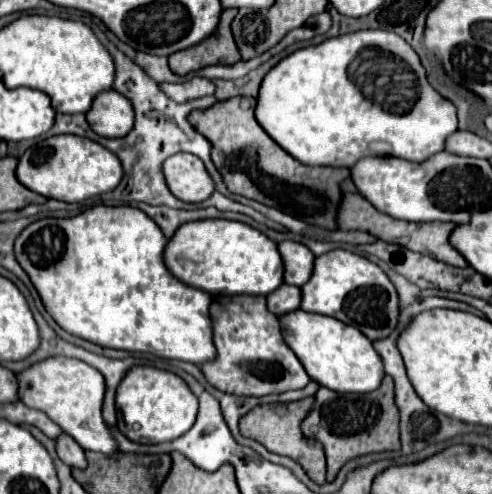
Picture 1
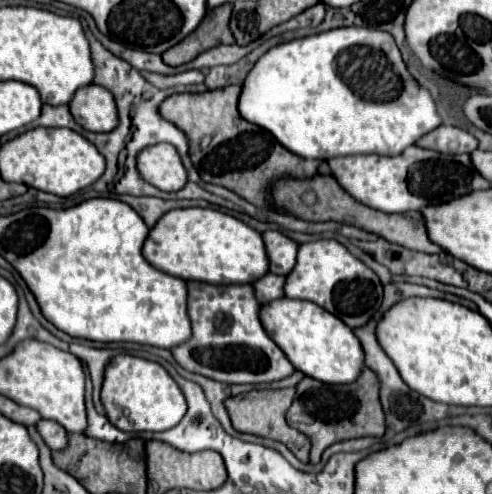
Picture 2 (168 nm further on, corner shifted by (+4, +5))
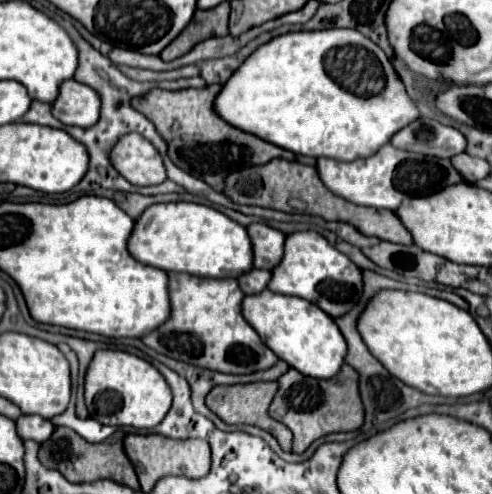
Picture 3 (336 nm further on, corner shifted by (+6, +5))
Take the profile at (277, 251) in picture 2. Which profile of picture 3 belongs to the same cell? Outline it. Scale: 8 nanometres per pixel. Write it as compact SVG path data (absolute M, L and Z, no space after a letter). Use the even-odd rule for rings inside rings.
M254 222L246 226L250 242L252 242L252 256L254 256L254 268L272 270L278 260L282 260L284 254L284 234L280 230L270 228L268 224Z

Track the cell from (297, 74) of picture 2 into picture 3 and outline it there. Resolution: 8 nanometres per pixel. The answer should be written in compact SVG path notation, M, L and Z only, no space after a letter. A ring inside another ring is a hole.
M350 28L290 32L258 46L222 86L220 96L214 100L214 110L234 128L294 154L326 156L344 162L378 152L394 132L420 116L386 54L370 38Z

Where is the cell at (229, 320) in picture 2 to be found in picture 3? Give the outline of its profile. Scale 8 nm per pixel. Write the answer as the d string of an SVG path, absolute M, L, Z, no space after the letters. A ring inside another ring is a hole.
M170 272L168 296L170 318L140 338L148 348L200 368L226 374L250 374L266 370L278 362L276 354L244 320L240 308L244 292L240 290L236 278L214 280Z

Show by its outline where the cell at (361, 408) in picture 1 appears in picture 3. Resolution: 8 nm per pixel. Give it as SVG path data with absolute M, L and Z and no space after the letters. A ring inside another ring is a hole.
M342 364L340 372L334 378L318 380L290 368L278 378L278 392L274 394L268 412L274 420L280 420L292 430L292 452L302 454L314 440L326 434L350 432L362 426L364 408L358 396L358 374L354 374L348 364Z

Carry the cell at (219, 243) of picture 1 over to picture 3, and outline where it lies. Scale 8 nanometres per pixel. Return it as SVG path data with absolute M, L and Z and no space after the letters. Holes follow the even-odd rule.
M166 202L146 208L134 222L128 252L138 262L154 268L206 278L238 278L252 270L252 244L246 228L222 212L196 202Z

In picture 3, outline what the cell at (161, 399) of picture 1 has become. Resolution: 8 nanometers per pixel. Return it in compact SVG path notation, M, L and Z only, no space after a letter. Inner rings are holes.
M98 350L84 376L84 402L90 418L100 424L154 428L170 410L172 396L166 380L150 362L122 350Z

